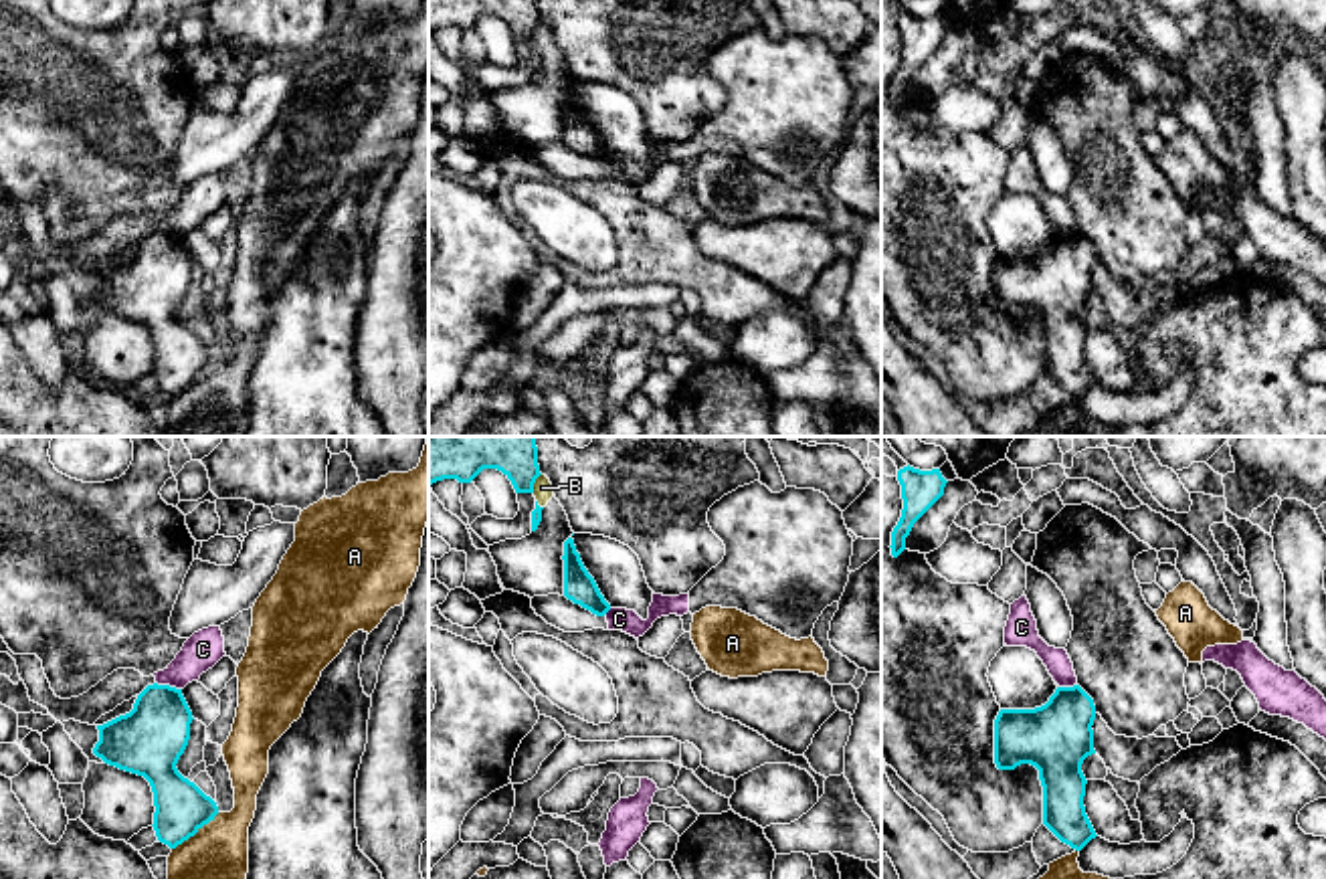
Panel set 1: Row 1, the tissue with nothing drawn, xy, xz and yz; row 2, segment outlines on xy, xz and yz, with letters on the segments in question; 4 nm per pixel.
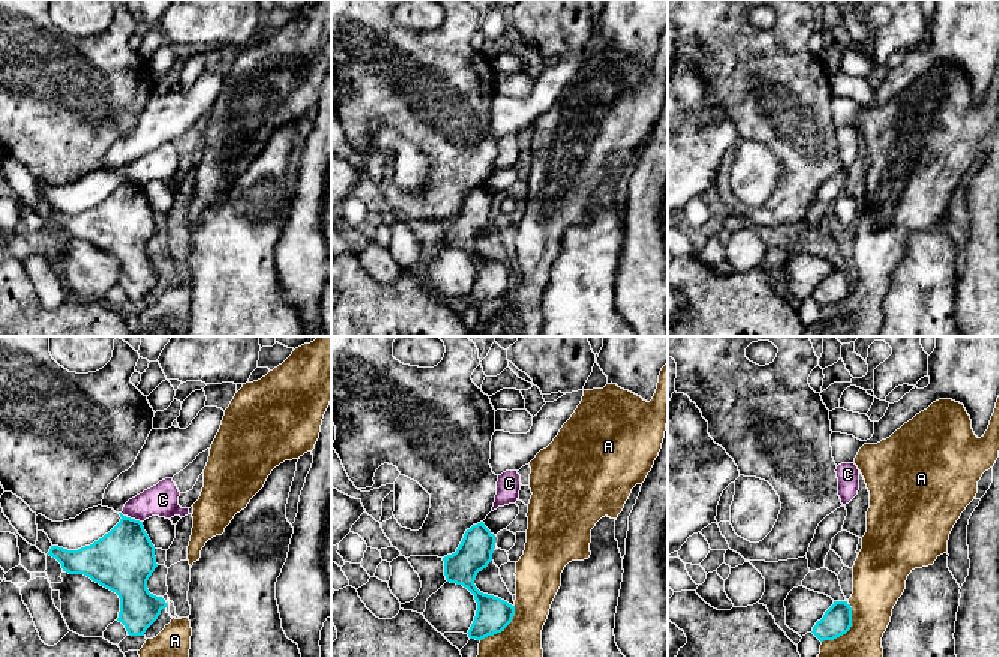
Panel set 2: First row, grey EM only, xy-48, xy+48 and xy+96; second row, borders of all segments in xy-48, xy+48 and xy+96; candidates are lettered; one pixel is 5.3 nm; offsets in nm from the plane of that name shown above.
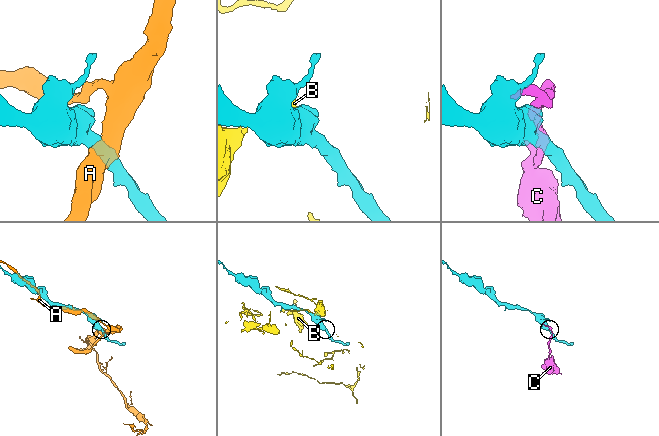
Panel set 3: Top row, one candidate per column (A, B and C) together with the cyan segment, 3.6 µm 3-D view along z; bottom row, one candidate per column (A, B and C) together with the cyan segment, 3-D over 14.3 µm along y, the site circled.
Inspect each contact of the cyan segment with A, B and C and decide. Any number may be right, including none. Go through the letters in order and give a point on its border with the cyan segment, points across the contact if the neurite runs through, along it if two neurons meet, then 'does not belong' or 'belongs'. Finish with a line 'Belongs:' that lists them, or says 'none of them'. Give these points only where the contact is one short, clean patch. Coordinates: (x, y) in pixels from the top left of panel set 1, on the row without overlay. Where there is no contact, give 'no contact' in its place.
A: contact xy (195, 380); does not belong
B: contact xz (534, 29); border xz (540, 21), (532, 39); does not belong
C: contact xy (168, 233); border xy (156, 229), (180, 237); does not belong
Belongs: none of them

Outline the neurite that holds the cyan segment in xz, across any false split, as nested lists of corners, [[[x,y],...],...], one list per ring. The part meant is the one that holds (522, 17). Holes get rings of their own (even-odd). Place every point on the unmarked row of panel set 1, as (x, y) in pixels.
[[[429,0],[429,34],[443,26],[471,30],[483,16],[501,18],[515,40],[534,40],[538,0]]]

